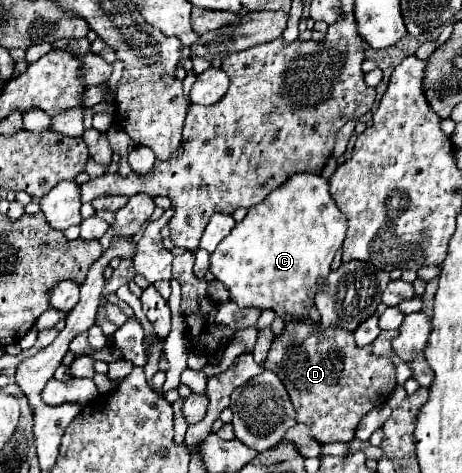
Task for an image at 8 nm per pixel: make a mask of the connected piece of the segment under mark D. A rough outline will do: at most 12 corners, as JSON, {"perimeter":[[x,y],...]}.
{"perimeter":[[288,321],[264,369],[314,439],[352,441],[396,387],[398,331]]}

